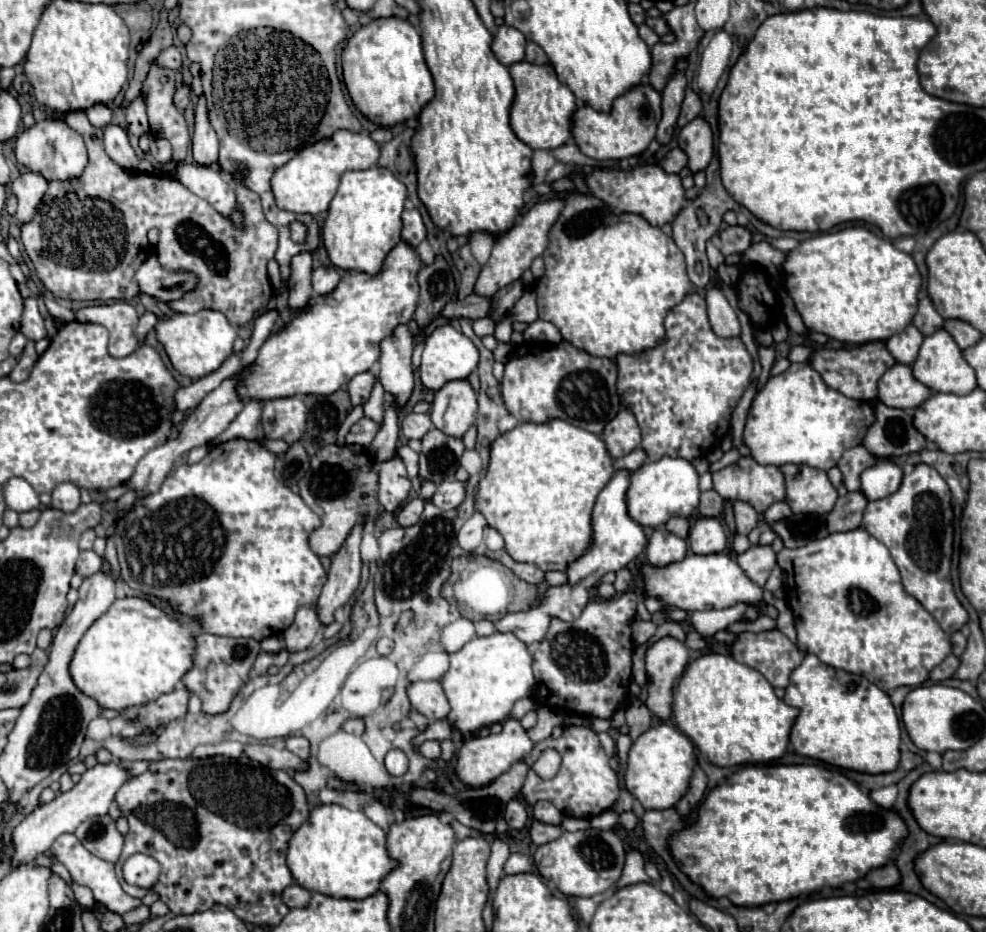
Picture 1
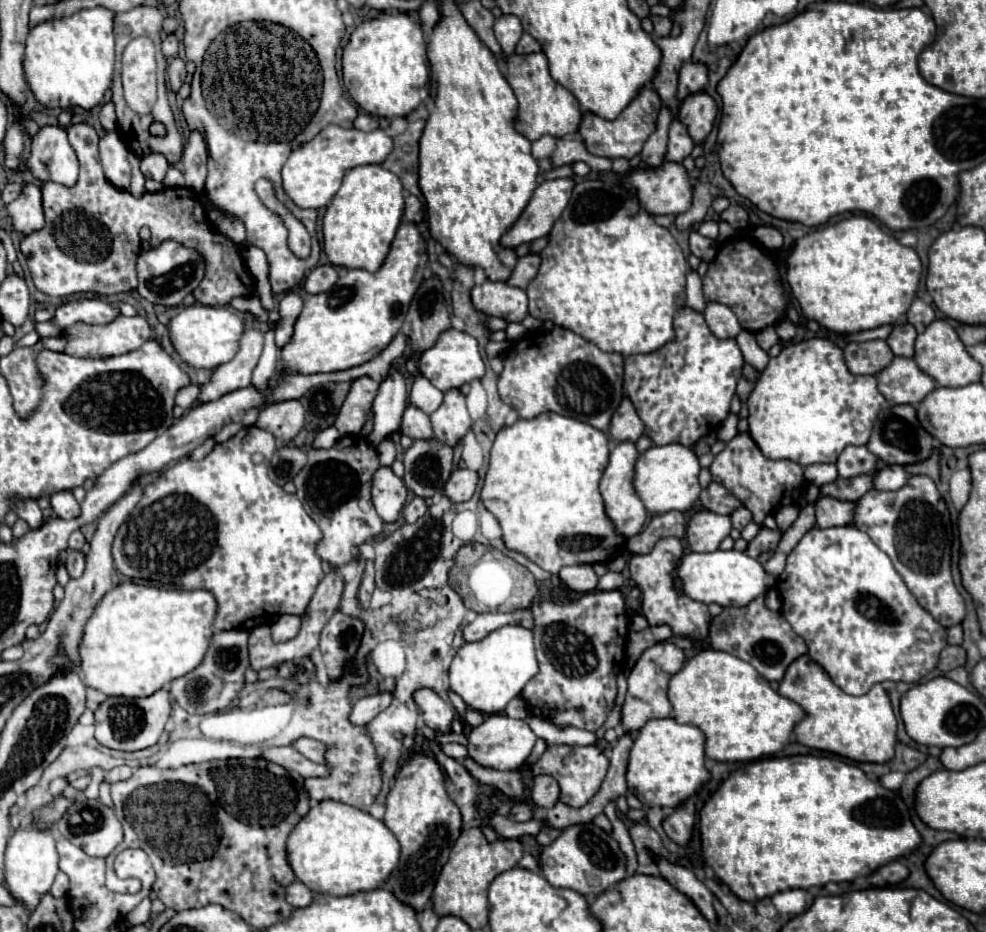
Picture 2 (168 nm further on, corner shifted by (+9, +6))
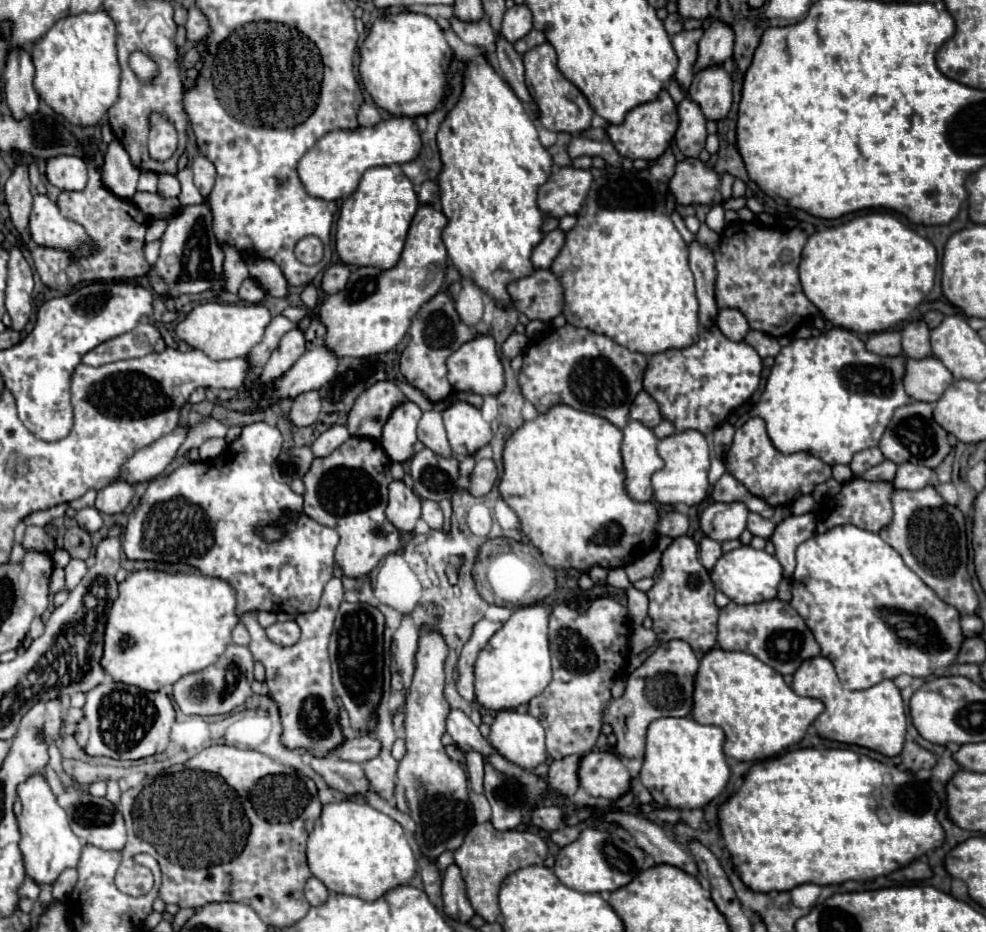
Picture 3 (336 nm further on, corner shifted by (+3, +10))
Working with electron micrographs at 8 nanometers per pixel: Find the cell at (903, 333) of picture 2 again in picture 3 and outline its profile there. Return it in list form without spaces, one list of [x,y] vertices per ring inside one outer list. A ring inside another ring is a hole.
[[[911,321],[903,327],[903,353],[913,359],[923,359],[931,353],[929,327],[925,321]]]

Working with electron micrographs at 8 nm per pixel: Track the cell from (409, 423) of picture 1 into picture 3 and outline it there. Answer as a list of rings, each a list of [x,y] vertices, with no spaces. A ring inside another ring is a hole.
[[[425,411],[419,425],[417,425],[417,437],[419,441],[429,447],[431,451],[435,451],[437,455],[443,457],[451,457],[453,451],[449,447],[447,435],[445,435],[445,427],[443,427],[443,419],[439,411]]]

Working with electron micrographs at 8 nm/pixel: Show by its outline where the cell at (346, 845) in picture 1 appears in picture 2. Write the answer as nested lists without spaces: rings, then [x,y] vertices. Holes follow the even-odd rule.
[[[321,801],[311,807],[311,811],[297,823],[297,829],[293,829],[293,833],[289,835],[289,863],[297,879],[315,893],[337,897],[355,895],[359,891],[379,889],[387,881],[387,877],[399,863],[399,841],[383,821],[371,817],[369,813],[339,801]]]

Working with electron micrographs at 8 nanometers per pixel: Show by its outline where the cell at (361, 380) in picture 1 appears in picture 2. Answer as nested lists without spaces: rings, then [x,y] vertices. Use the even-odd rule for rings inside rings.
[[[359,377],[353,381],[351,391],[337,415],[335,427],[341,435],[359,435],[363,425],[367,423],[367,417],[371,413],[373,399],[377,395],[379,383],[371,377]]]

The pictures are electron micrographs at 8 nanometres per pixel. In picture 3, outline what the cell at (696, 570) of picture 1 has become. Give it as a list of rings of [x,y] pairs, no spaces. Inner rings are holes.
[[[743,545],[739,549],[723,553],[715,567],[709,571],[709,577],[717,591],[723,591],[731,601],[739,605],[747,605],[775,599],[777,585],[783,579],[783,567],[769,551],[759,551],[749,545]]]

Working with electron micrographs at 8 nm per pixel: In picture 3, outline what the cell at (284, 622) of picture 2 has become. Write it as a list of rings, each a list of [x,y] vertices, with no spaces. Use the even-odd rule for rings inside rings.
[[[277,621],[277,623],[273,623],[271,627],[267,627],[265,631],[267,631],[267,637],[269,637],[273,643],[283,645],[283,647],[293,645],[293,643],[299,639],[299,635],[301,635],[301,629],[299,629],[297,621],[285,621],[285,623],[279,623],[279,621]]]

